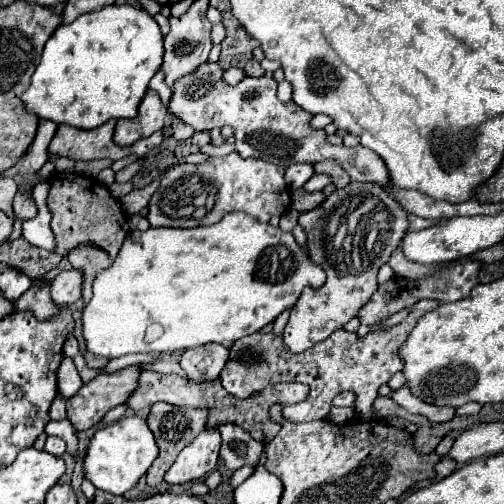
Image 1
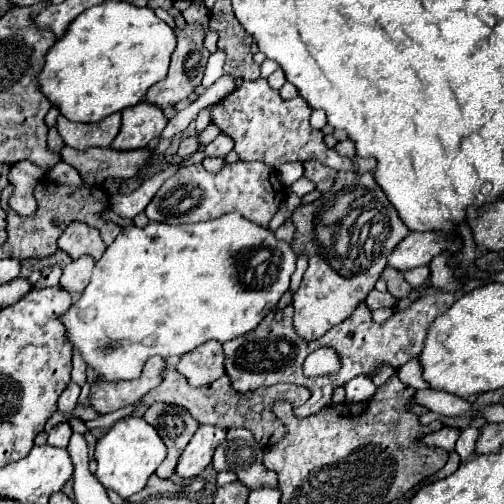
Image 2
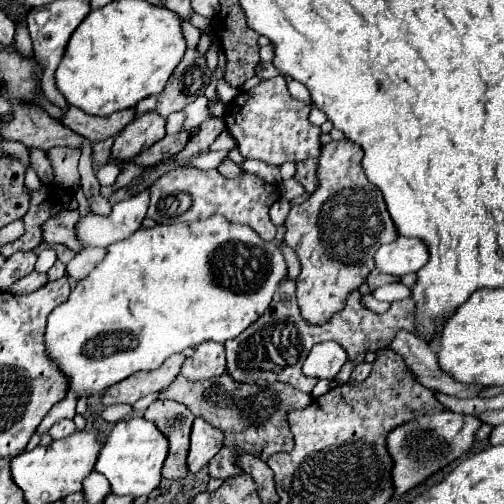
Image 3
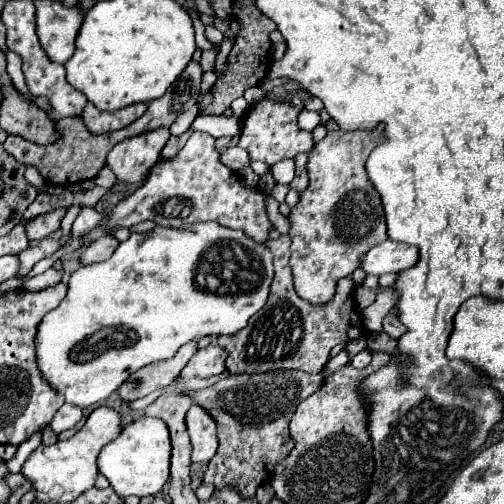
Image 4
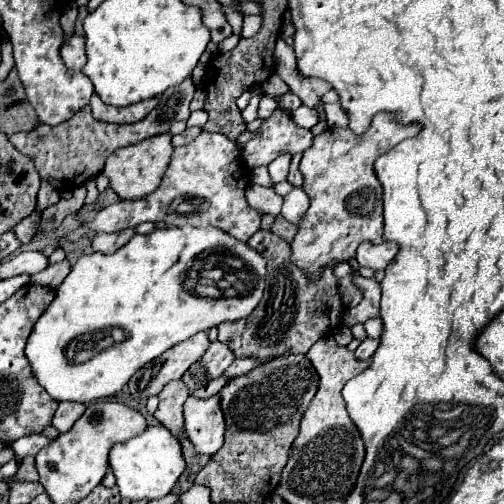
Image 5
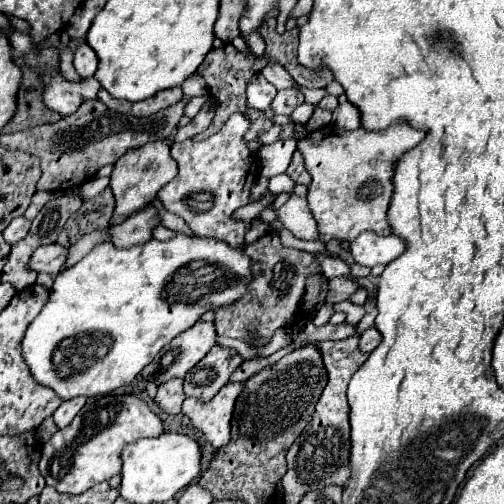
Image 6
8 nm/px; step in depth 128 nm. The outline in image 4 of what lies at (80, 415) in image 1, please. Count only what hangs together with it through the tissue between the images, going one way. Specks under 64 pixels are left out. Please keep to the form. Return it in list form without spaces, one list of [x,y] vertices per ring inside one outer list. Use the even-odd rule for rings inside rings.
[[[188,342],[176,352],[176,356],[172,356],[164,362],[154,362],[154,364],[148,364],[144,368],[136,370],[118,388],[120,400],[122,402],[132,402],[132,400],[142,398],[142,396],[146,396],[146,394],[150,394],[158,388],[164,388],[164,386],[172,384],[194,354],[196,354],[196,342]]]

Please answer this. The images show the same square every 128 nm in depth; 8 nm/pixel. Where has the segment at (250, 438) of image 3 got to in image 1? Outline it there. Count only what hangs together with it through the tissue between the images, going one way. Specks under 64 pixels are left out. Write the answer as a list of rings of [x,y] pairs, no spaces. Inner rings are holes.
[[[144,370],[140,372],[138,378],[138,388],[132,392],[132,396],[126,400],[126,406],[130,406],[132,410],[142,410],[146,406],[152,406],[154,402],[168,402],[168,404],[178,404],[178,406],[194,406],[194,408],[208,408],[210,410],[210,420],[208,420],[208,428],[216,428],[220,424],[232,422],[242,426],[248,434],[254,436],[254,440],[268,444],[278,432],[280,432],[280,424],[272,422],[268,416],[268,408],[274,402],[280,404],[296,404],[302,402],[308,396],[308,386],[304,384],[276,384],[276,386],[268,386],[266,390],[262,390],[260,394],[240,400],[230,396],[228,392],[224,392],[220,378],[216,380],[208,380],[208,382],[190,382],[190,380],[182,380],[176,374],[160,374],[160,372],[152,372],[152,370]]]

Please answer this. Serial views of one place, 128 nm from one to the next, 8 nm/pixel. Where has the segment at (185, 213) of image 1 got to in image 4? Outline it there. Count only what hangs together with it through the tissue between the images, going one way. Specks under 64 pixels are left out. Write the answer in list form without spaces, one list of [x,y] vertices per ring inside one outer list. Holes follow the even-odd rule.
[[[192,132],[188,142],[184,144],[184,148],[174,158],[160,160],[150,170],[148,180],[134,194],[124,198],[110,212],[110,216],[112,216],[112,220],[110,220],[112,226],[126,226],[126,228],[132,228],[134,224],[144,222],[144,220],[152,220],[152,222],[156,222],[160,226],[174,226],[174,228],[180,228],[180,226],[190,224],[190,222],[214,220],[214,222],[220,222],[222,226],[244,230],[256,242],[266,242],[268,234],[272,230],[272,222],[268,220],[268,214],[266,214],[266,196],[258,188],[244,186],[238,180],[238,176],[220,162],[220,154],[214,150],[214,138],[210,134],[204,134],[204,132]],[[186,206],[190,206],[190,212],[188,212],[188,216],[182,216]]]

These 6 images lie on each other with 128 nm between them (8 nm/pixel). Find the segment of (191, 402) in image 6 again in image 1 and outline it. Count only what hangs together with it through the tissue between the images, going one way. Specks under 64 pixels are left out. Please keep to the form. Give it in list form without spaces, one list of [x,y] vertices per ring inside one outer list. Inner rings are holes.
[[[216,428],[204,430],[192,444],[188,444],[164,474],[168,484],[190,484],[210,474],[218,464],[220,432]]]

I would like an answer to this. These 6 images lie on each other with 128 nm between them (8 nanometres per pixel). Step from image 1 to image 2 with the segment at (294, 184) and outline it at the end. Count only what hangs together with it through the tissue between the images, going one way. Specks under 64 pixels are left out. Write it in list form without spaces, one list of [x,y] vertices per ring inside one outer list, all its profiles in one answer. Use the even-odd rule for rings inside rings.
[[[292,162],[292,164],[284,164],[278,168],[278,176],[282,180],[284,186],[292,186],[298,178],[304,176],[304,166],[300,162]]]

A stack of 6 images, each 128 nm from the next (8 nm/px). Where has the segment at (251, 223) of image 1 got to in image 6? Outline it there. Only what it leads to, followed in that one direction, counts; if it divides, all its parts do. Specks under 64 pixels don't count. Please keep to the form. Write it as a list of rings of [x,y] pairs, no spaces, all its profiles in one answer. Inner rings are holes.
[[[176,234],[164,242],[148,240],[130,248],[116,248],[110,242],[102,242],[68,272],[64,270],[54,278],[48,304],[26,330],[22,356],[32,376],[52,388],[62,400],[108,394],[130,384],[170,340],[196,324],[202,314],[240,300],[248,292],[250,282],[252,270],[248,256],[244,256],[242,248],[232,248],[224,240]],[[60,364],[72,364],[72,374],[60,376]]]

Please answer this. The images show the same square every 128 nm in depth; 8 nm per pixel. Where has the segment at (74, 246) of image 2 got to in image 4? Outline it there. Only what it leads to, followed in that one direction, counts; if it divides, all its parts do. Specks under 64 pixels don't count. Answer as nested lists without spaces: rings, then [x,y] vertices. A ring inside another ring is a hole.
[[[56,208],[48,214],[40,214],[38,218],[26,222],[26,230],[28,230],[28,240],[38,242],[42,238],[48,238],[50,234],[54,234],[60,228],[60,222],[64,218],[66,210],[64,208]]]

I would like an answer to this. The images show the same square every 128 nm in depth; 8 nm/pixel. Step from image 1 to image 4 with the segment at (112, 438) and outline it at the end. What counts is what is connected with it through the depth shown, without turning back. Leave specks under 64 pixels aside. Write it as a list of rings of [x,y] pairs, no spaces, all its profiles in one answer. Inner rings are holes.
[[[142,416],[140,420],[124,426],[120,436],[102,448],[98,456],[98,470],[108,478],[120,498],[132,494],[142,498],[160,492],[170,476],[170,436],[166,424],[160,418]]]

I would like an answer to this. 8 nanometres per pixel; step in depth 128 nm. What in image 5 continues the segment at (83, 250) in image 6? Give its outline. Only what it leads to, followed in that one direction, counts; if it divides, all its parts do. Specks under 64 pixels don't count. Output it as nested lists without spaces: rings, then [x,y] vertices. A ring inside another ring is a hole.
[[[62,260],[58,264],[50,264],[48,268],[44,268],[44,272],[38,272],[36,276],[32,276],[32,284],[38,284],[38,286],[48,286],[48,288],[58,288],[64,278],[68,276],[68,260]]]

